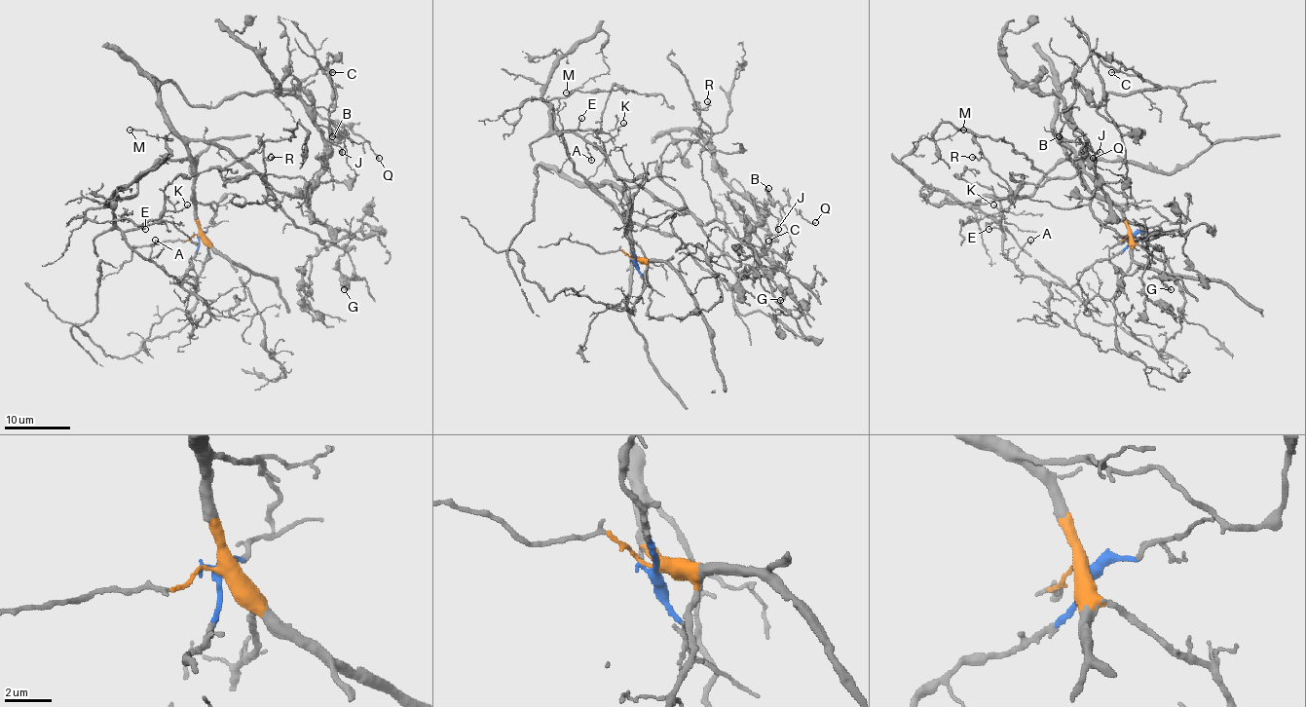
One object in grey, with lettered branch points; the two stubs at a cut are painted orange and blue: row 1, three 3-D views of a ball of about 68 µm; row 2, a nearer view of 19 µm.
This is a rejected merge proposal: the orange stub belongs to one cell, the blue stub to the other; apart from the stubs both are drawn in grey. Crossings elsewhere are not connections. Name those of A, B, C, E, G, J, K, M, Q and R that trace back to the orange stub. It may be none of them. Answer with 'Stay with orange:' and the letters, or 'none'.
Stay with orange: B, C, G, J, Q, R

